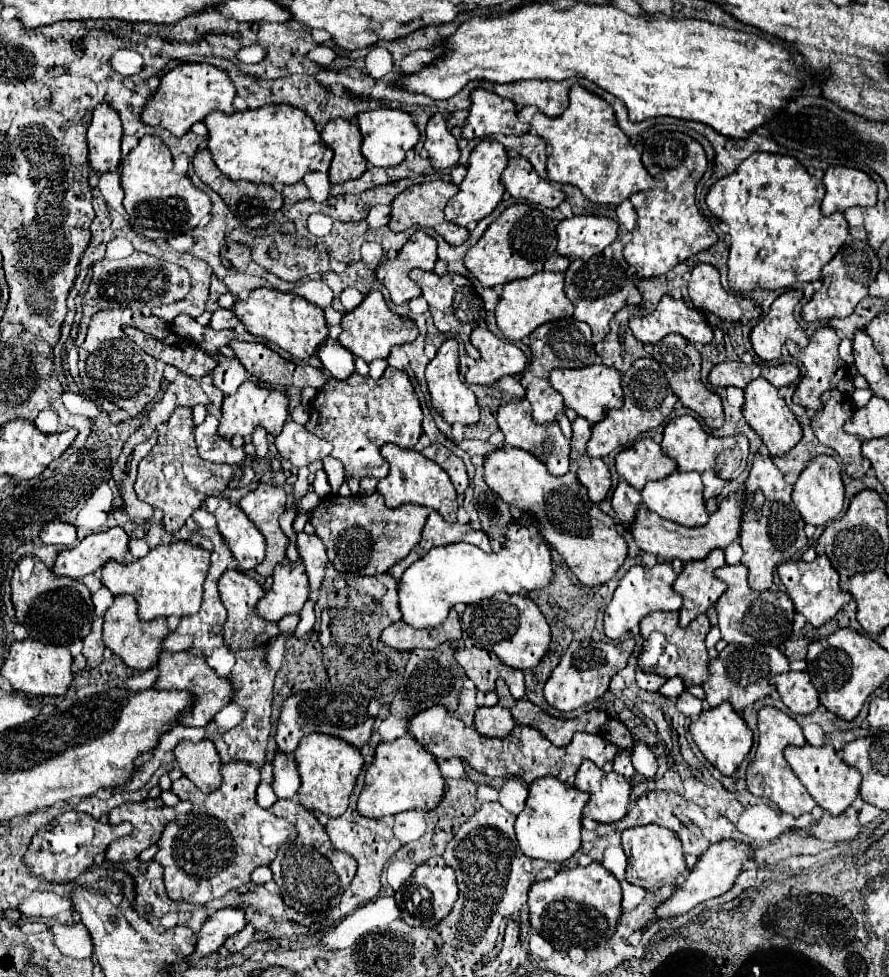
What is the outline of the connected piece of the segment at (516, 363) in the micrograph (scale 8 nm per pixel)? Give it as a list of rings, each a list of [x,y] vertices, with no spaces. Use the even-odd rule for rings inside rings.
[[[476,328],[470,342],[480,350],[480,360],[466,372],[466,382],[470,384],[494,384],[502,376],[522,374],[526,368],[526,356],[512,342],[506,342],[488,328]]]

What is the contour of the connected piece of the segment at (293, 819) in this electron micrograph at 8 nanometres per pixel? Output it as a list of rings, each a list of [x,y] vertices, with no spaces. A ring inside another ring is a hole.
[[[278,800],[270,812],[274,816],[286,818],[298,830],[298,838],[292,844],[280,846],[276,860],[270,864],[274,882],[280,886],[284,902],[302,914],[316,914],[338,906],[342,892],[350,886],[352,876],[356,874],[356,860],[332,846],[326,828],[302,804],[292,800]]]

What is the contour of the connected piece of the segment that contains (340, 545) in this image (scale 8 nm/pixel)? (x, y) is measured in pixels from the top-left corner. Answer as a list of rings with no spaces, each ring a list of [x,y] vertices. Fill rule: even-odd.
[[[378,492],[370,496],[326,496],[310,522],[316,528],[316,536],[324,542],[328,560],[338,572],[378,576],[384,574],[390,566],[404,560],[410,550],[420,542],[422,528],[426,524],[430,510],[416,504],[404,504],[398,508],[388,508],[384,496]]]

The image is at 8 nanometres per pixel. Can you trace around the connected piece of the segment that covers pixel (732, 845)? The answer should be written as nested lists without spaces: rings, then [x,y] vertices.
[[[724,840],[724,842],[716,842],[712,844],[696,862],[696,866],[690,870],[690,874],[686,876],[684,884],[678,886],[674,890],[674,894],[664,900],[664,904],[660,904],[654,912],[654,920],[666,920],[666,918],[674,918],[674,916],[682,916],[688,910],[692,910],[694,906],[698,906],[700,902],[706,902],[710,898],[716,898],[720,894],[724,894],[726,890],[732,888],[736,876],[742,870],[742,862],[748,860],[752,856],[752,848],[748,848],[748,844],[738,844],[732,840]]]

